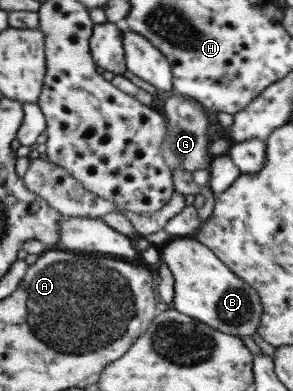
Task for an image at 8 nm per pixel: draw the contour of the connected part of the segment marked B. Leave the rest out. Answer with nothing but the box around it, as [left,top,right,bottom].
[161,236,263,337]

